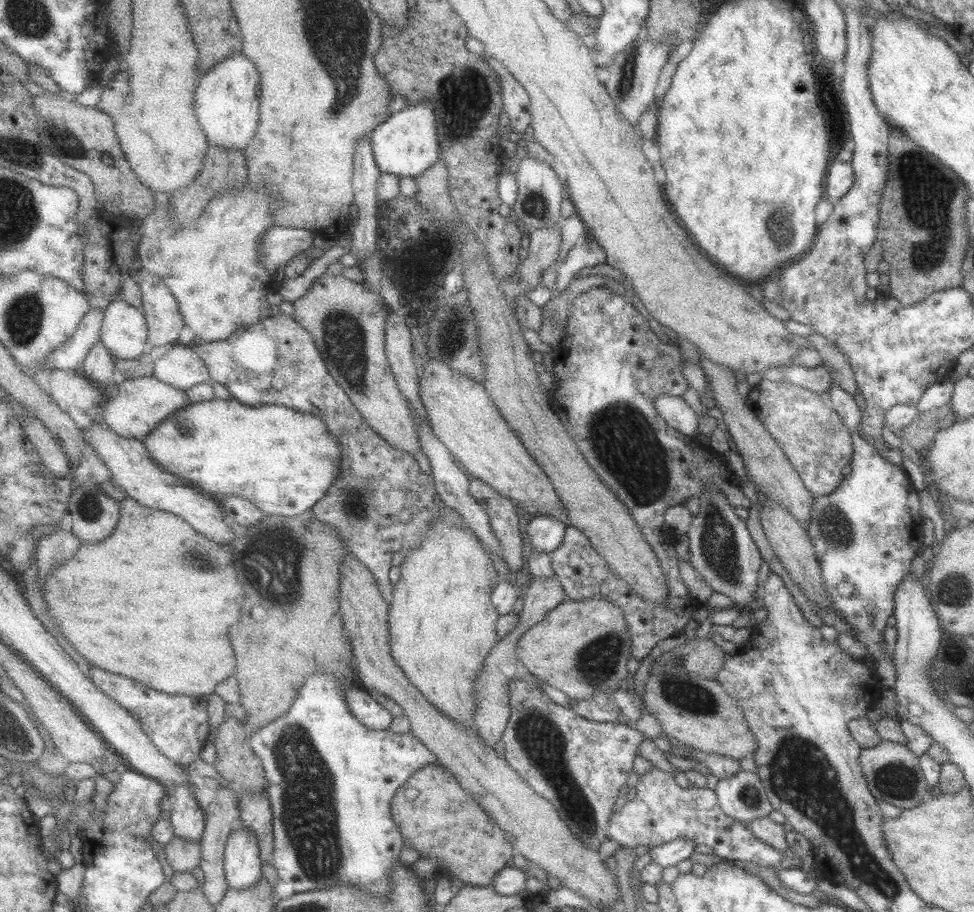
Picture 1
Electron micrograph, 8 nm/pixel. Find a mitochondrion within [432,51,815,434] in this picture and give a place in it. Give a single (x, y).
(464, 103)

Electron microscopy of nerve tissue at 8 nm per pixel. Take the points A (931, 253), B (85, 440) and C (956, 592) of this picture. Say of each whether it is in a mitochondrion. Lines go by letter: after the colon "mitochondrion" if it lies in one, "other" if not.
A: mitochondrion
B: other
C: mitochondrion

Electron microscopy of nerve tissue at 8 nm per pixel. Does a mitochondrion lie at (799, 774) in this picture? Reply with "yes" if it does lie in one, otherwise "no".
yes

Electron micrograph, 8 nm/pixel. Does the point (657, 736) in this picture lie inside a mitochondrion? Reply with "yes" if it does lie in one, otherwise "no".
no

